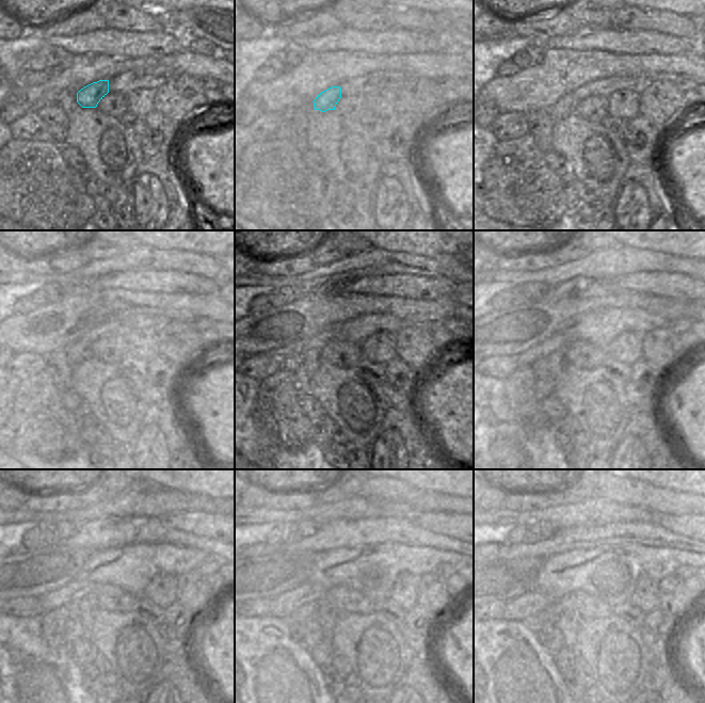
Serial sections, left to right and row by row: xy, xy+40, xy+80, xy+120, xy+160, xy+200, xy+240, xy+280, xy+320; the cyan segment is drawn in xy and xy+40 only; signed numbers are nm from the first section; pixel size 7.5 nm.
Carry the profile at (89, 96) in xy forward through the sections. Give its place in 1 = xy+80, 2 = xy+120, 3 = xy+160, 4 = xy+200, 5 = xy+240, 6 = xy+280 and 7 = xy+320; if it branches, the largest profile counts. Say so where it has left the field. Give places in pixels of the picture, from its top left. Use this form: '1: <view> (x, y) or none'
1: xy+80 (566, 106)
2: xy+120 (78, 351)
3: xy+160 (313, 357)
4: xy+200 (549, 370)
5: xy+240 (84, 609)
6: xy+280 (326, 614)
7: xy+320 (567, 621)

